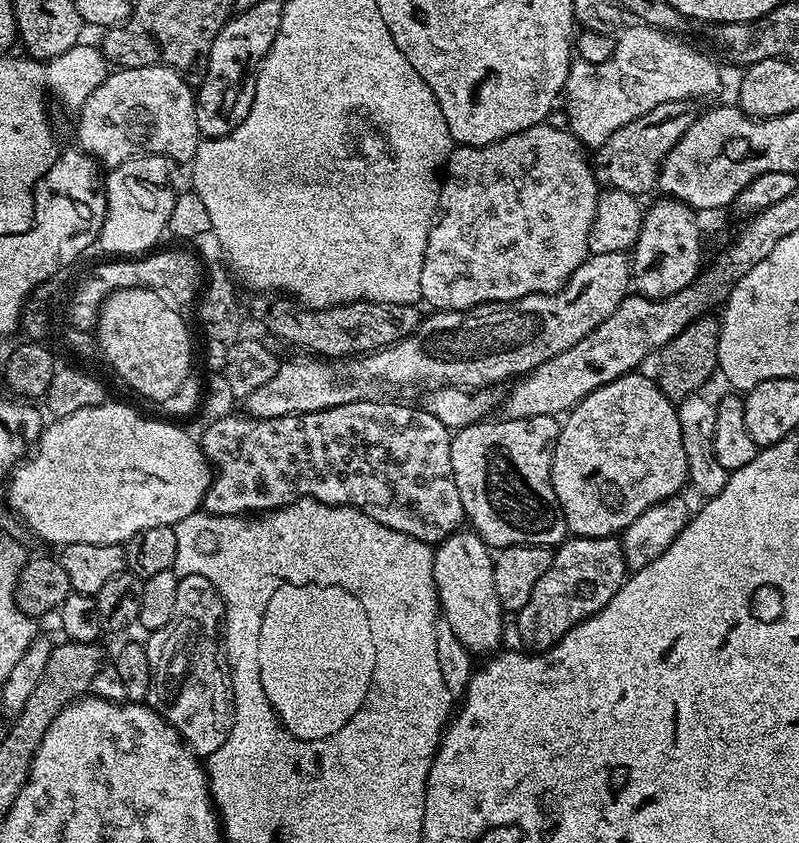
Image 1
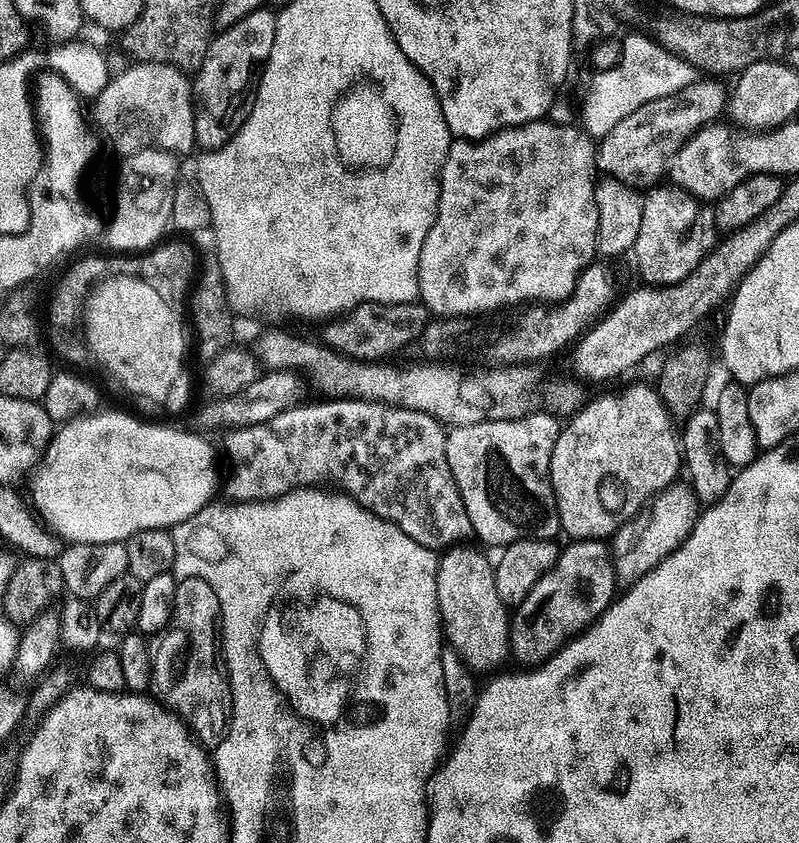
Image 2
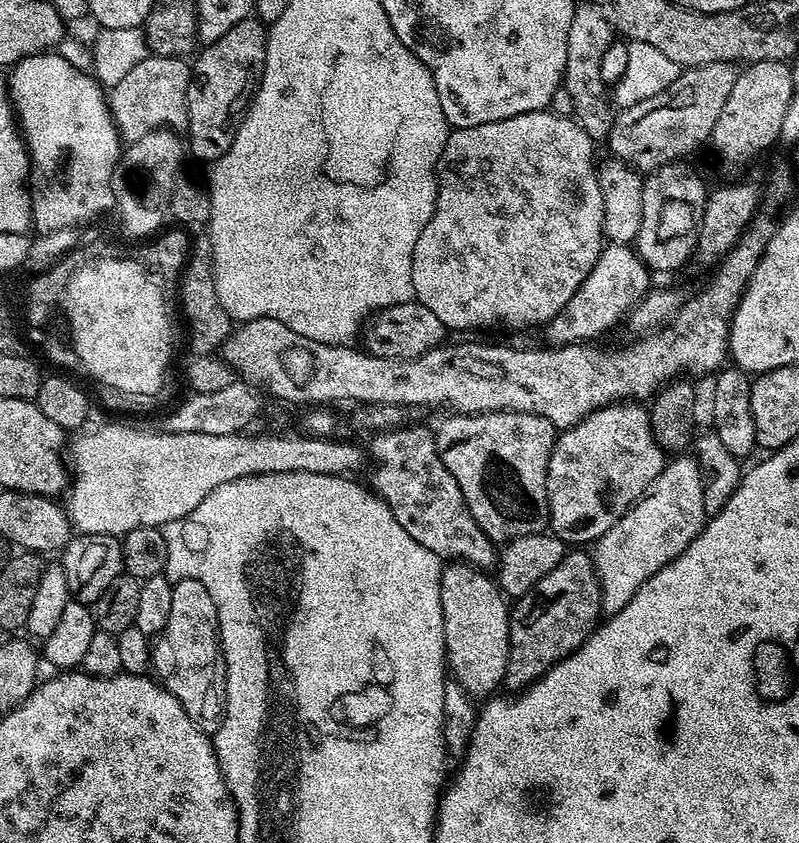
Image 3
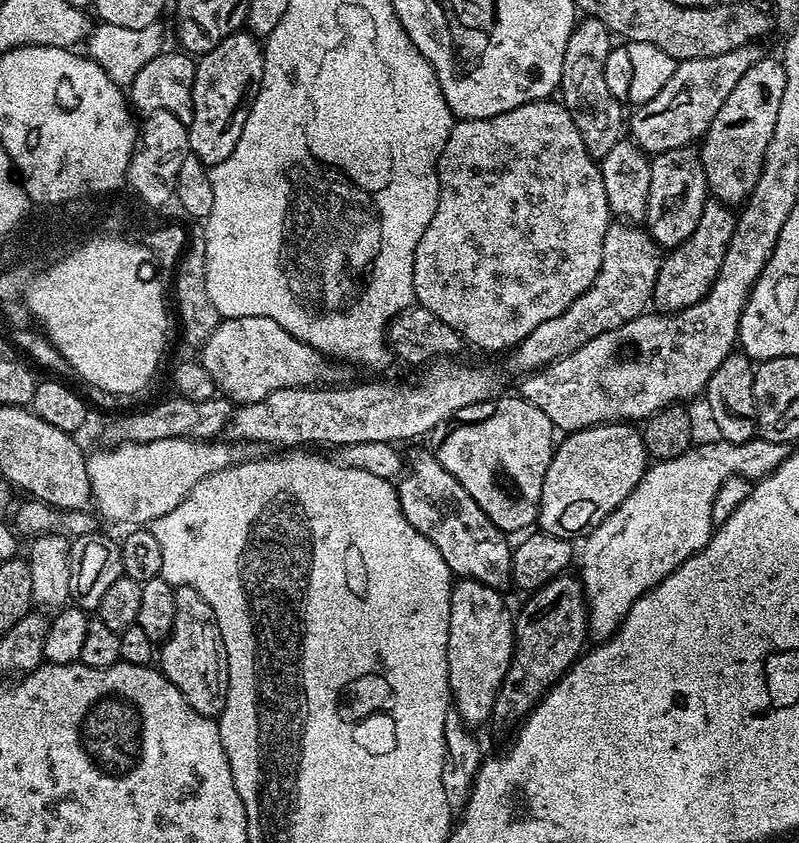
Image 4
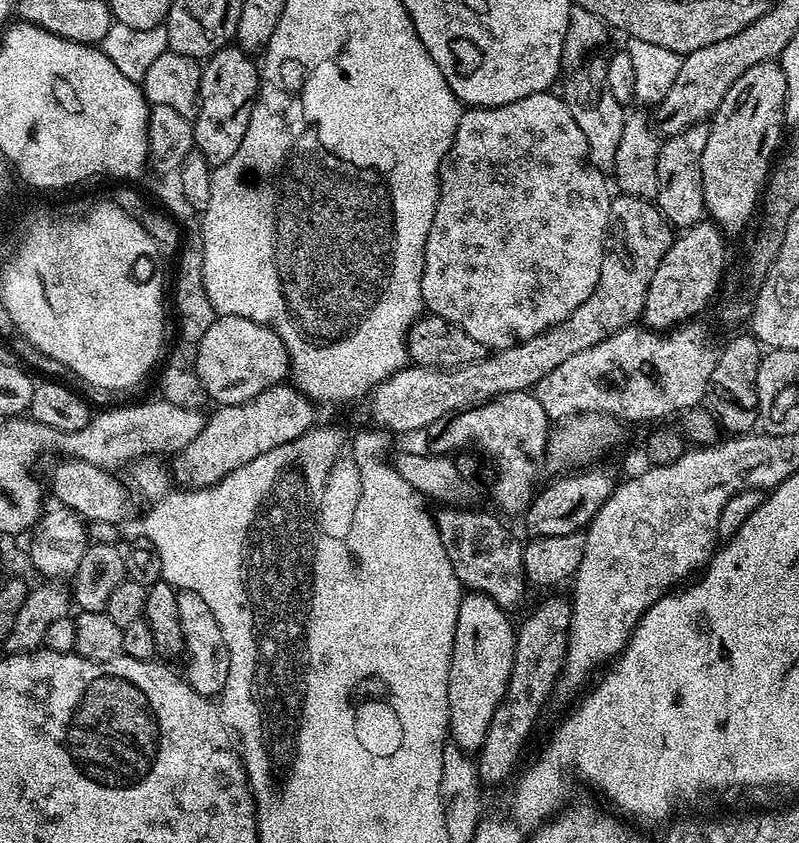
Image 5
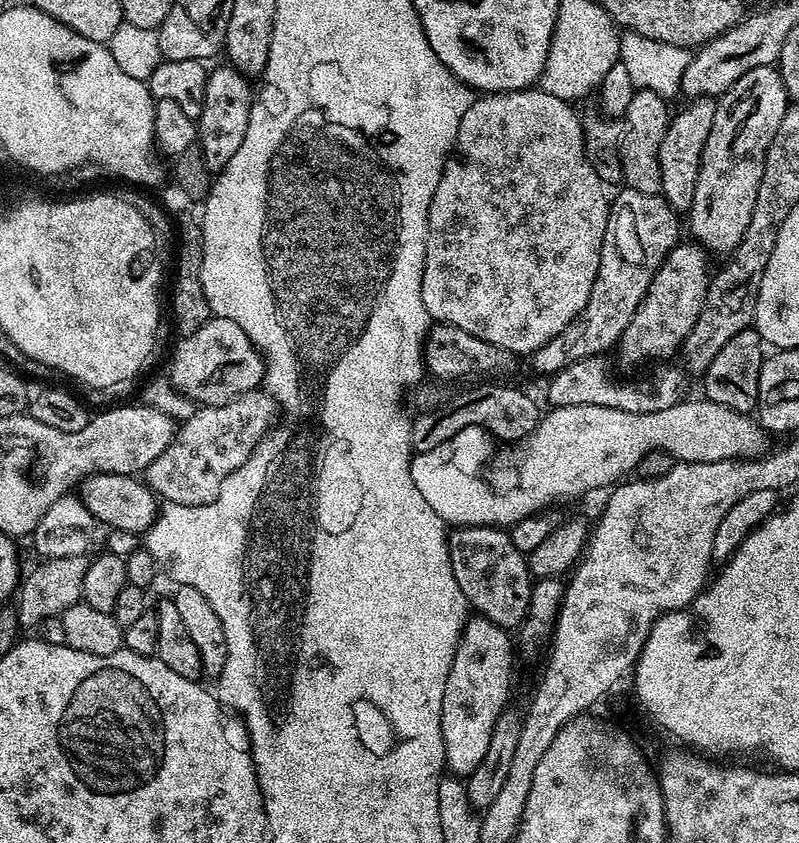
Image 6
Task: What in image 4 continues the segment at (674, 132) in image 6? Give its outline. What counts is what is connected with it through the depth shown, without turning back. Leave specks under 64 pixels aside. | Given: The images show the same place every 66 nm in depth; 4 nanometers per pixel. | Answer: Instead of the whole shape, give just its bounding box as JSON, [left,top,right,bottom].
[646,146,710,250]

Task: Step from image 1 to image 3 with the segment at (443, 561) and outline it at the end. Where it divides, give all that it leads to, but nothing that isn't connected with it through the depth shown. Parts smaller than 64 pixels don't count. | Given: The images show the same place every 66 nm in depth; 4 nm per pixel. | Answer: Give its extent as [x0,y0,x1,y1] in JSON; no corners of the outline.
[440,562,510,698]

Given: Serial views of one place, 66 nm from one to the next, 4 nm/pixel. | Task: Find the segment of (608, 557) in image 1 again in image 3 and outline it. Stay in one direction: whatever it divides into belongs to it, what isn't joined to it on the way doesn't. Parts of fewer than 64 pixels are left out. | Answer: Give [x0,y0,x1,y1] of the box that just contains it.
[503,550,601,694]

